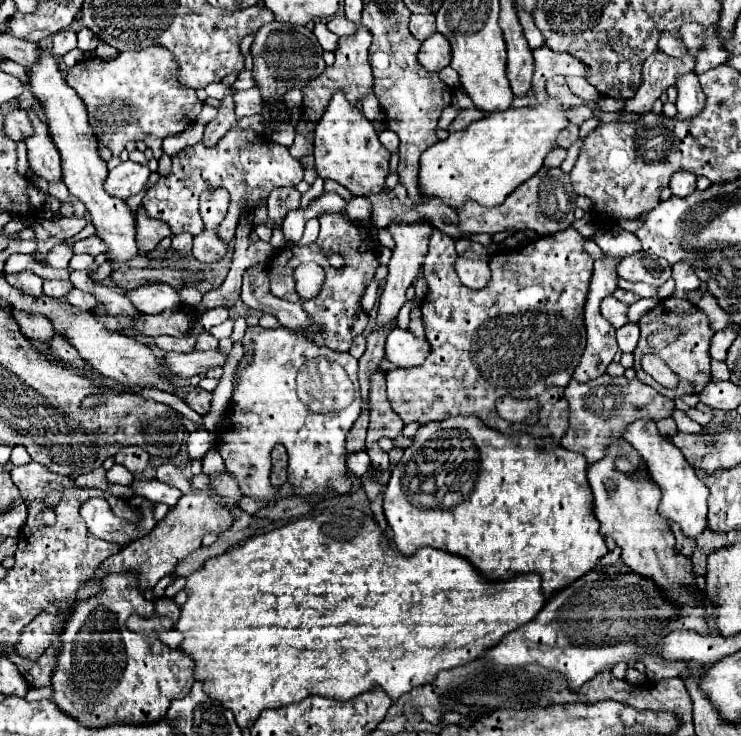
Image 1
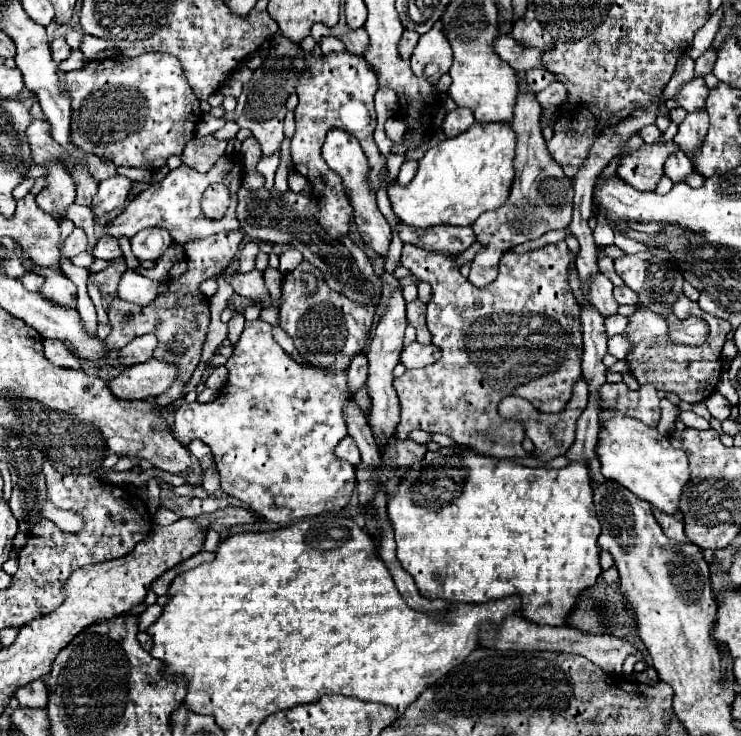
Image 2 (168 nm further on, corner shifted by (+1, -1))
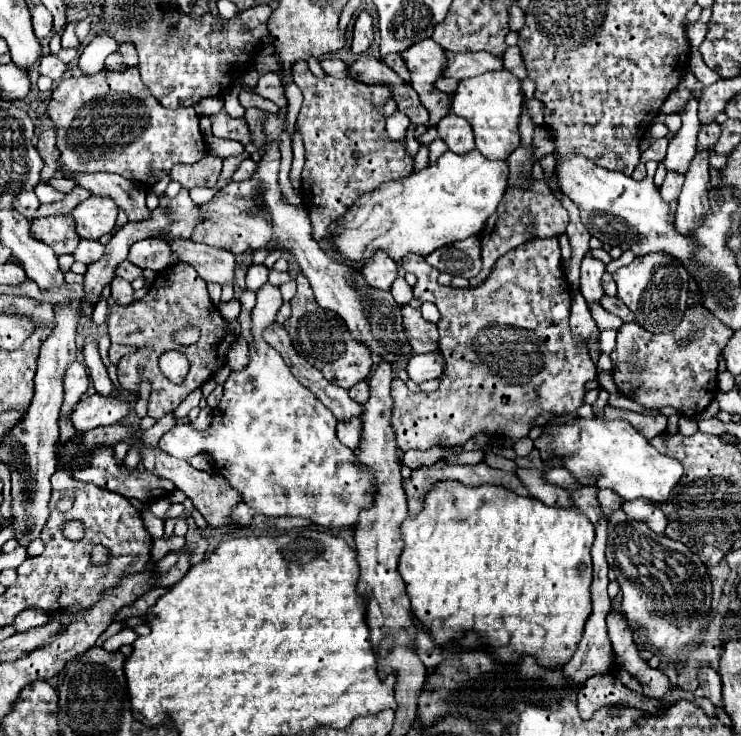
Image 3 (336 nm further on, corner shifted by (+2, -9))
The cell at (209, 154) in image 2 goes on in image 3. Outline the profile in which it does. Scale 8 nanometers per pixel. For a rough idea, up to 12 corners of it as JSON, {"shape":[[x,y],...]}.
{"shape":[[206,153],[194,165],[174,165],[174,181],[216,187],[222,159]]}

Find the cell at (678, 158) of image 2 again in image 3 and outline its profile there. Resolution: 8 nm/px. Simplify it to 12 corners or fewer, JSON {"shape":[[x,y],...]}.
{"shape":[[692,73],[682,79],[690,101],[682,113],[682,127],[668,143],[662,161],[666,171],[686,173],[696,153],[700,129],[698,79]]}

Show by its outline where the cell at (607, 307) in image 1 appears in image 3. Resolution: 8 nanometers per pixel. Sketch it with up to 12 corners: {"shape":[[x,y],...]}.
{"shape":[[586,255],[580,267],[580,293],[600,303],[604,263]]}

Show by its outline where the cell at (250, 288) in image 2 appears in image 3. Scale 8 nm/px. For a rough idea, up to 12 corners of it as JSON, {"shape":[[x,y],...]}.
{"shape":[[190,239],[172,251],[208,283],[234,285],[234,255]]}

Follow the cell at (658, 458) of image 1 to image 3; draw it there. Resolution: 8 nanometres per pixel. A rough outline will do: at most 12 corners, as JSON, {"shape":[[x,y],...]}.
{"shape":[[624,419],[534,441],[582,485],[662,503],[684,471]]}

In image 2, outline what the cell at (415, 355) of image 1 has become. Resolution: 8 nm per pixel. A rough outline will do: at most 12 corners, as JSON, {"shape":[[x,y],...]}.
{"shape":[[411,343],[401,351],[407,369],[421,369],[439,361],[437,345]]}

